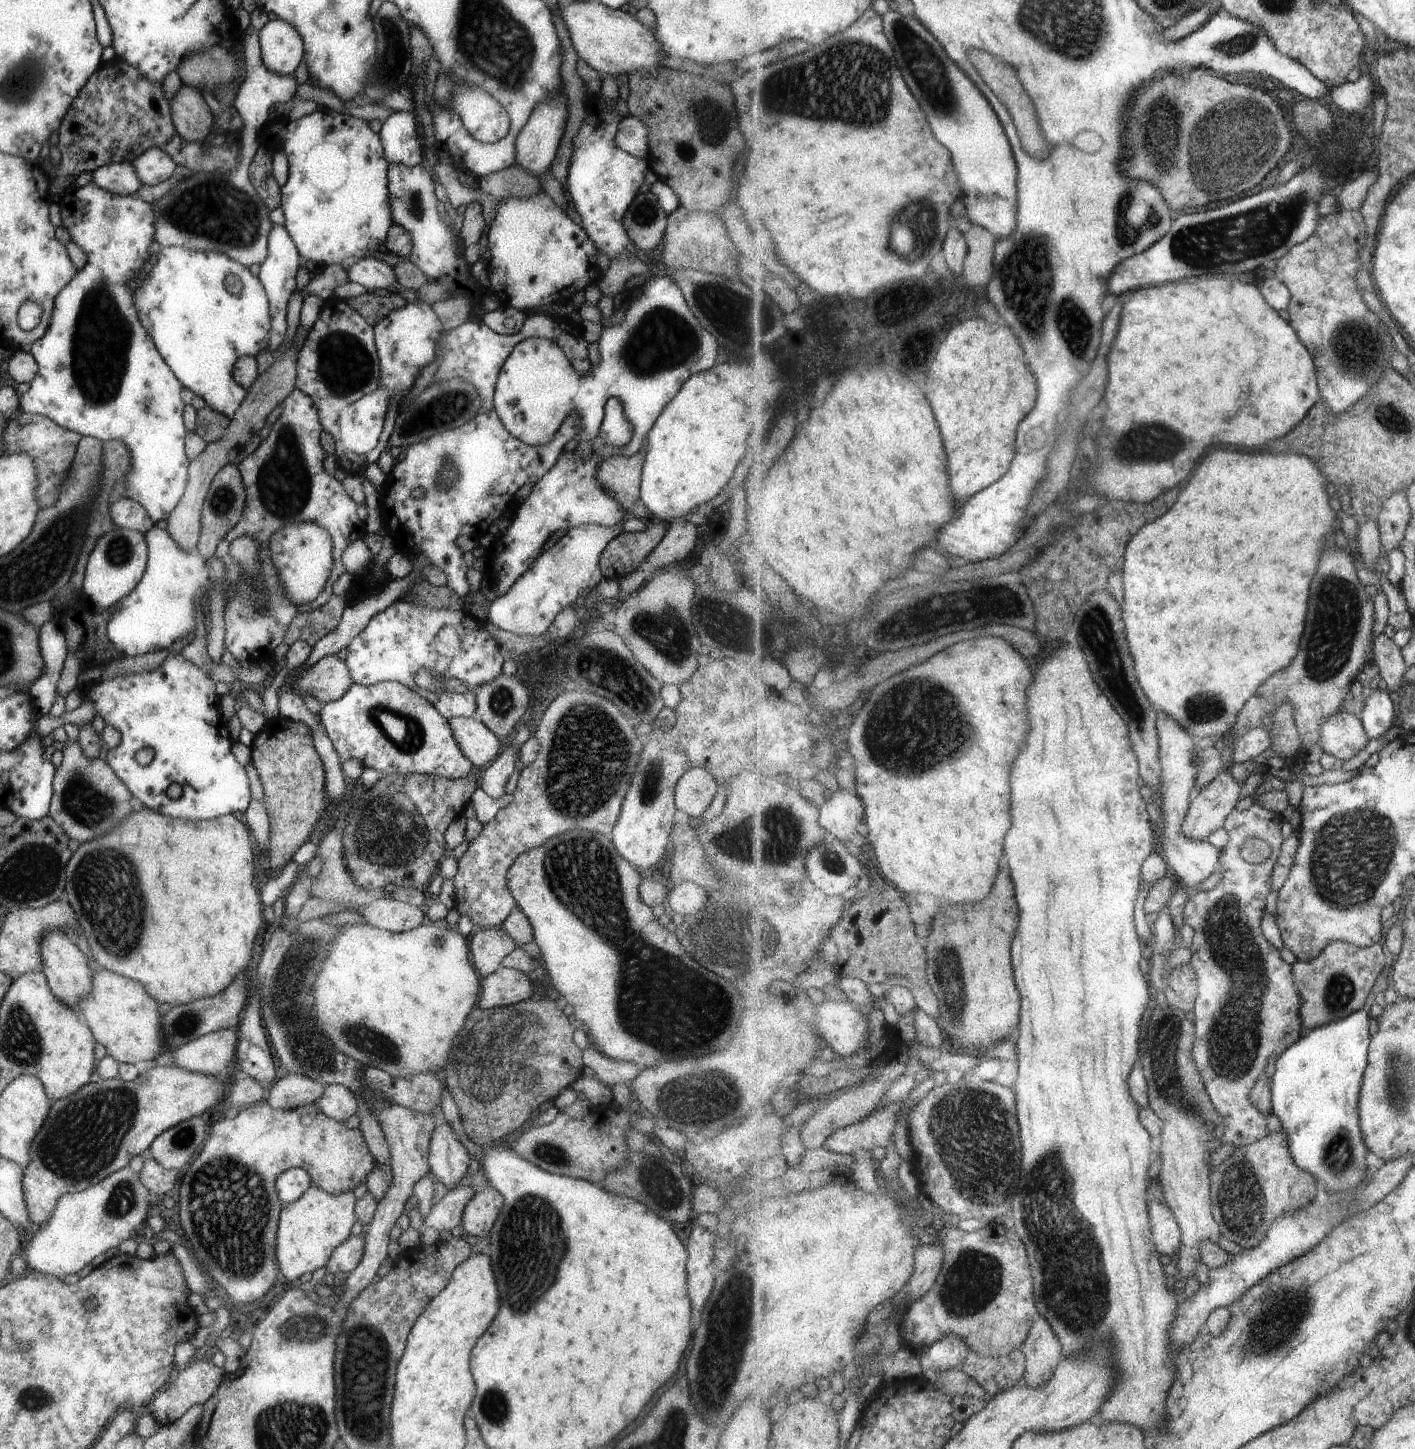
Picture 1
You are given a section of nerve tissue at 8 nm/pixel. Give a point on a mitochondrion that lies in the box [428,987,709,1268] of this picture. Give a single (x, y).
(493, 1058)

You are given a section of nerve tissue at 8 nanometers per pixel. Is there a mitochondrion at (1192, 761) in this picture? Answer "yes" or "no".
yes

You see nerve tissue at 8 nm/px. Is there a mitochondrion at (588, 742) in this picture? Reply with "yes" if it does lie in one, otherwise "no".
yes

